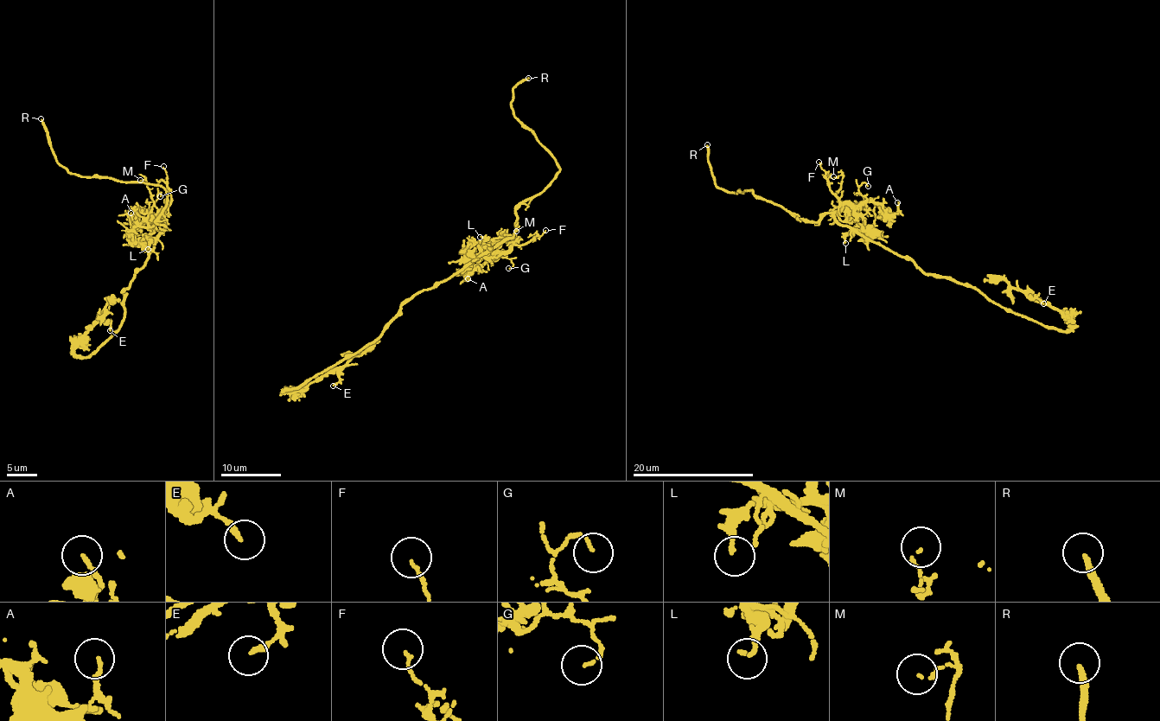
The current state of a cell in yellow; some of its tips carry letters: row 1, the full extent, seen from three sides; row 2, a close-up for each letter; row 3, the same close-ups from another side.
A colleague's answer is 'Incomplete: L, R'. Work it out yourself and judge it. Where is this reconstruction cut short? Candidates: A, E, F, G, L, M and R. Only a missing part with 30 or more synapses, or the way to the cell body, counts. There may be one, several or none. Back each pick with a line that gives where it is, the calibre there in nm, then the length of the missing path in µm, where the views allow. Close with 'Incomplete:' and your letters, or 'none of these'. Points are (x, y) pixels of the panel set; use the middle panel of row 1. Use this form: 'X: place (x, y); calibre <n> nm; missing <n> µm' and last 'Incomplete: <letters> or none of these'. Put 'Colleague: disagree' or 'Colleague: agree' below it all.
R: place (528, 78); calibre 200 nm; missing 10 µm
Incomplete: R
Colleague: disagree

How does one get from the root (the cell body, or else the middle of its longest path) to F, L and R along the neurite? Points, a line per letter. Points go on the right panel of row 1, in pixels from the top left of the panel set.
F: (891, 251), (861, 233), (863, 220), (860, 215), (847, 204), (839, 202), (831, 191), (825, 172), (819, 162)
L: (891, 251), (873, 243), (860, 232), (849, 232), (845, 243)
R: (891, 251), (842, 225), (831, 213), (806, 222), (751, 191), (734, 194), (718, 188), (709, 163), (707, 144)

